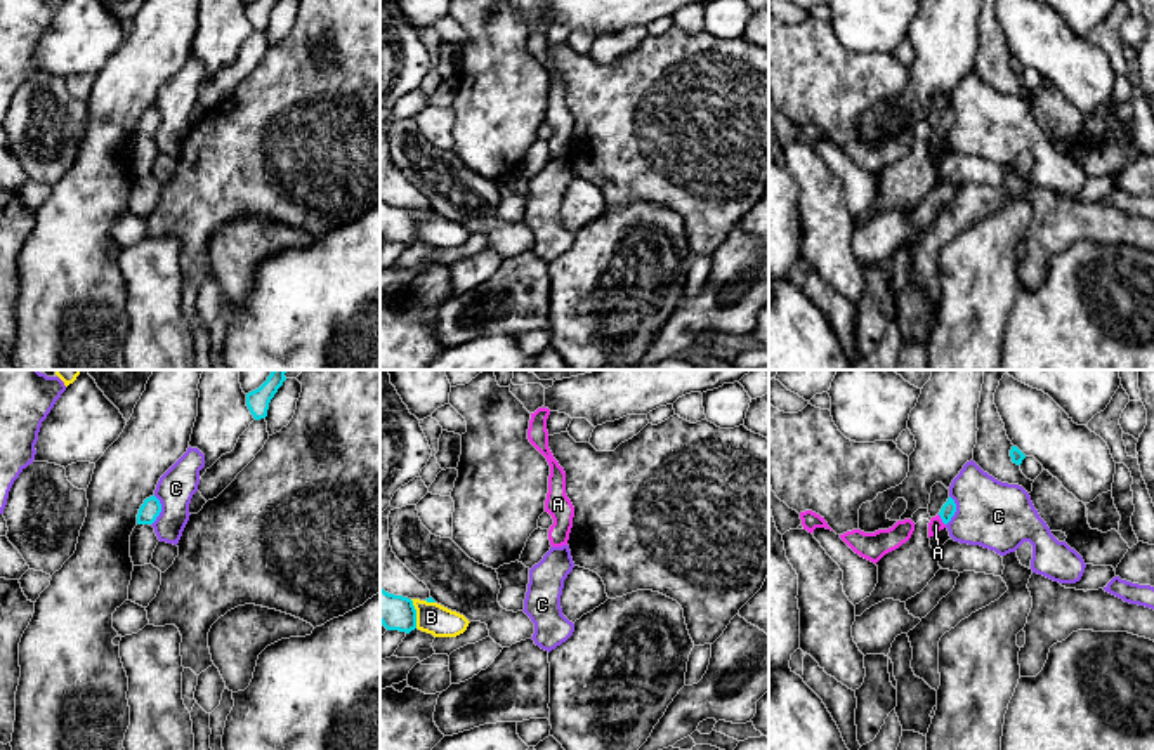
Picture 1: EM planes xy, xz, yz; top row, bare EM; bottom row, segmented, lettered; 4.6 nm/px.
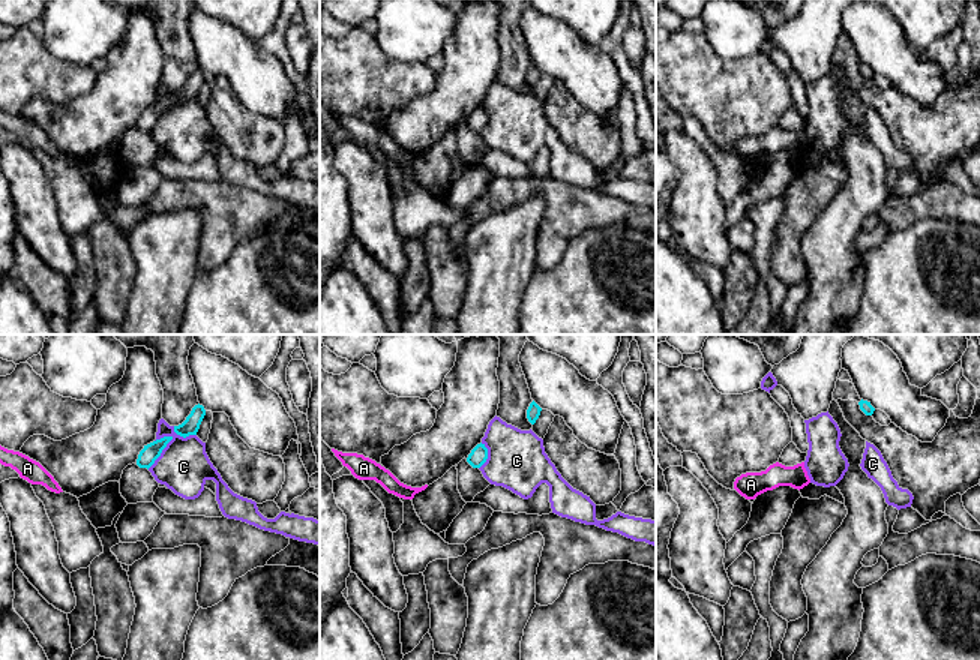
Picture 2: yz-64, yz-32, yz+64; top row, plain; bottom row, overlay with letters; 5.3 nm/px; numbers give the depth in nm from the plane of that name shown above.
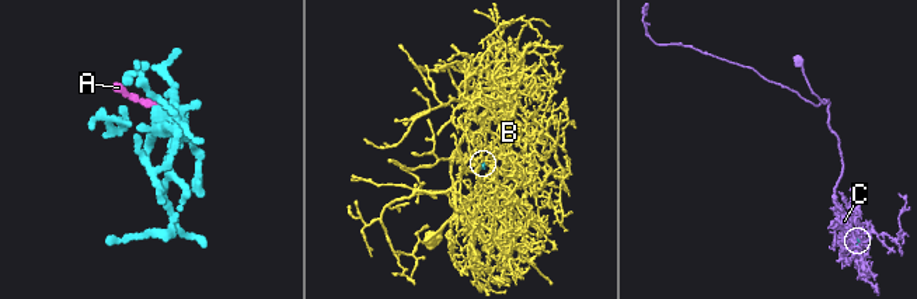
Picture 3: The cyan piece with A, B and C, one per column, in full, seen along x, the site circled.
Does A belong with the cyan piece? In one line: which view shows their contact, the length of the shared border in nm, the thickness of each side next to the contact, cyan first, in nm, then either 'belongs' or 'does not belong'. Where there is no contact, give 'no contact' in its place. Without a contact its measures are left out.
yz | 70 nm | 70/70 nm | belongs

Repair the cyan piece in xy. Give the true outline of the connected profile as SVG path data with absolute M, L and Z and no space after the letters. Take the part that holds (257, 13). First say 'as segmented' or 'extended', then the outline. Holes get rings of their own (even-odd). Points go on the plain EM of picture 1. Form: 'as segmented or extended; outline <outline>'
as segmented; outline M255 0L246 5L246 17L255 31L266 30L269 14L278 0Z

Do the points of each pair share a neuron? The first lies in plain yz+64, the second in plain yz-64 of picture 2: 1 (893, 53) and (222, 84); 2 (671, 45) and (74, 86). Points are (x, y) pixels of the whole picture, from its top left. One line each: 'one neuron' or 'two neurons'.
1: two neurons
2: one neuron

